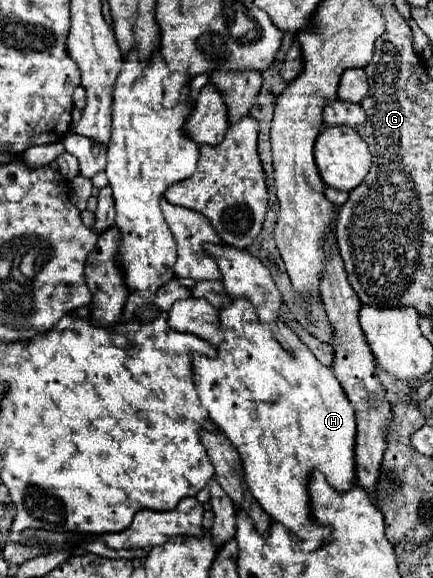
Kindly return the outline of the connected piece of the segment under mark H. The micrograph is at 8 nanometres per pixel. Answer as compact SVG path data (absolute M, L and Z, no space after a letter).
M231 301L219 311L223 343L217 349L217 359L195 355L195 385L203 407L209 411L213 423L225 433L237 449L243 463L243 477L263 507L265 513L277 523L283 523L303 543L303 551L315 551L331 541L331 527L319 525L311 517L307 479L313 469L319 469L337 493L347 493L355 483L355 411L337 377L331 369L321 365L309 347L289 331L293 353L285 351L273 327L259 323L255 307L247 301Z

